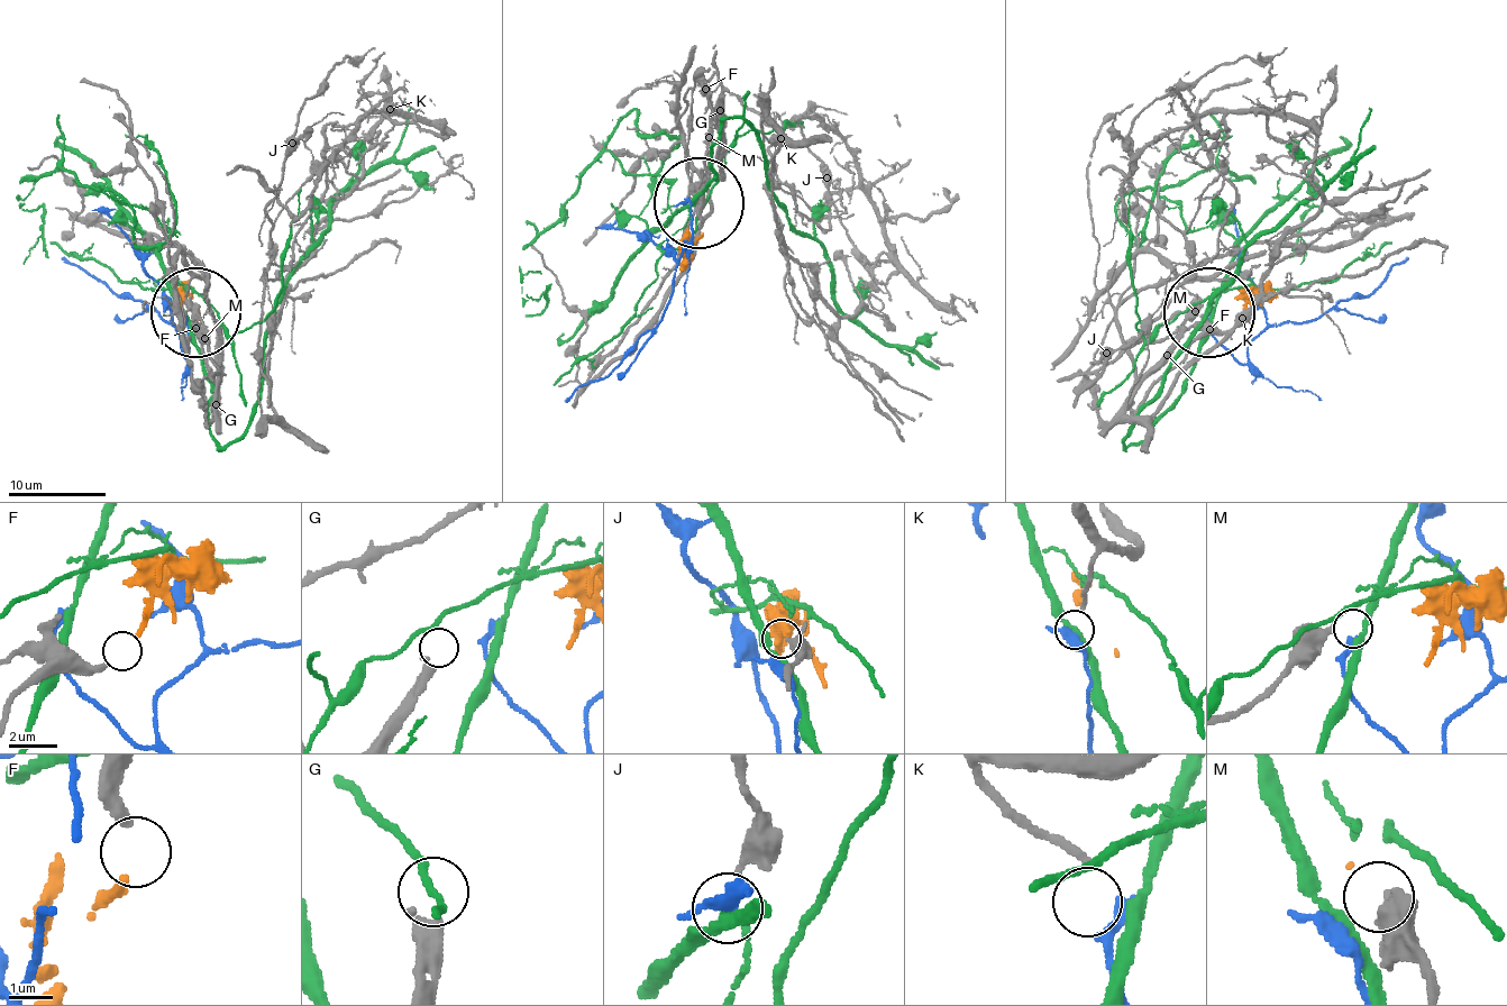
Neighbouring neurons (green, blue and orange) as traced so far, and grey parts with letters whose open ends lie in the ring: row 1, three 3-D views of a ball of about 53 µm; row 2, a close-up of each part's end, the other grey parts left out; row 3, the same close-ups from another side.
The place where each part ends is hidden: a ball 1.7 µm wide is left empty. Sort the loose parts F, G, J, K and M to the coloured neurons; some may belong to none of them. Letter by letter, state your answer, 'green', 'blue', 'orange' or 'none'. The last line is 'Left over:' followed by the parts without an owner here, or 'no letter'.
F: orange
G: none
J: none
K: blue
M: none
Left over: G, J, M

